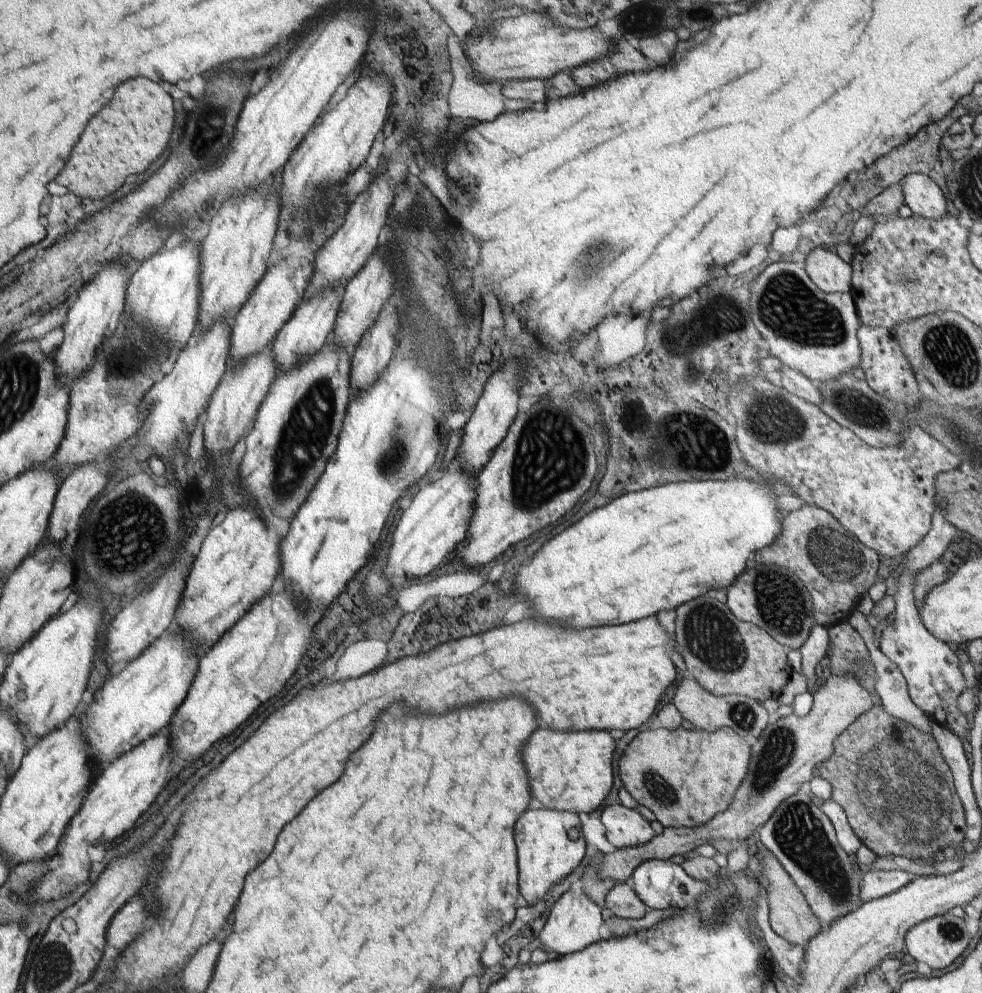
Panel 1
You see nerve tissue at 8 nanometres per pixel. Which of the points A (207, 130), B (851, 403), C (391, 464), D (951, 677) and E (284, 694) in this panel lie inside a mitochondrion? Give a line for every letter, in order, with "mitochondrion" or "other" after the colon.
A: mitochondrion
B: mitochondrion
C: mitochondrion
D: other
E: other

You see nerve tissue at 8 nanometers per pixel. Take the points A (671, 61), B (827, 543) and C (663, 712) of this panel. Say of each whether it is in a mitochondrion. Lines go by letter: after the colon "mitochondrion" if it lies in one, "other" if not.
A: other
B: mitochondrion
C: other

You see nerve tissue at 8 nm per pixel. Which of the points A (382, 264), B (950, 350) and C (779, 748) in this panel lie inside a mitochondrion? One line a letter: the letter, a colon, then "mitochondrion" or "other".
A: other
B: mitochondrion
C: mitochondrion

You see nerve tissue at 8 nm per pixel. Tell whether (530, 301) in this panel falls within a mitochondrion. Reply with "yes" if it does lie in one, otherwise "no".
yes

